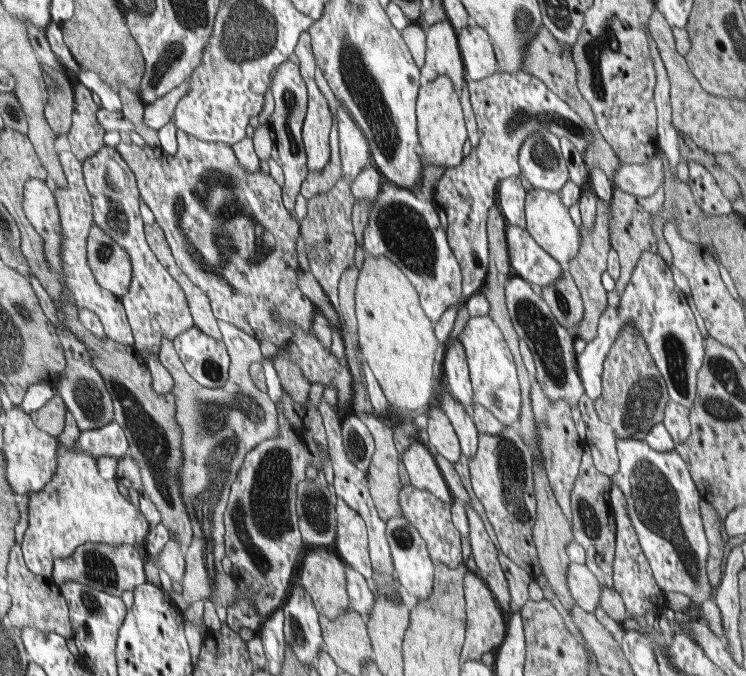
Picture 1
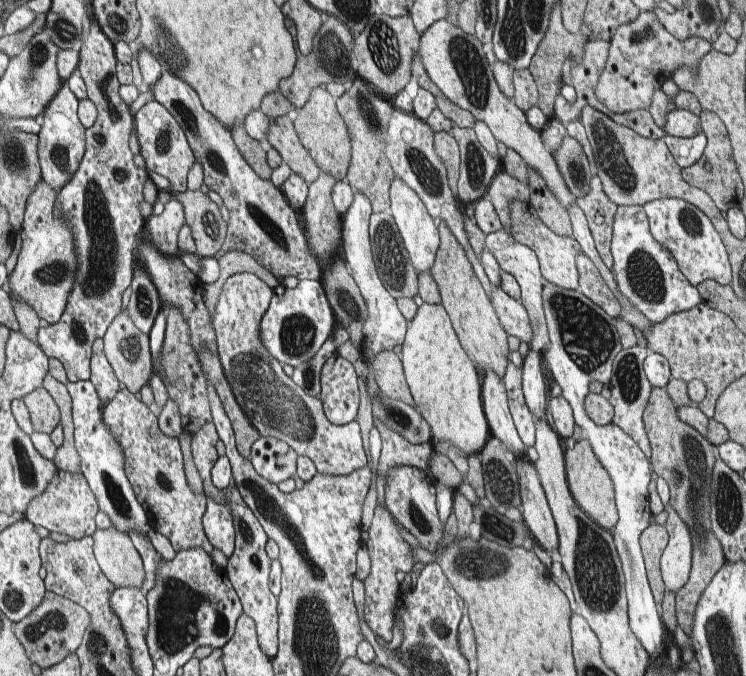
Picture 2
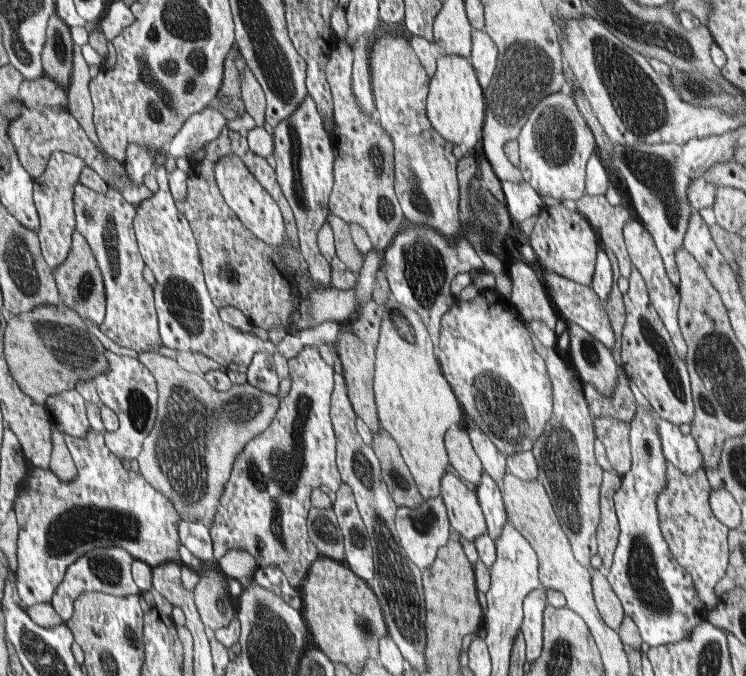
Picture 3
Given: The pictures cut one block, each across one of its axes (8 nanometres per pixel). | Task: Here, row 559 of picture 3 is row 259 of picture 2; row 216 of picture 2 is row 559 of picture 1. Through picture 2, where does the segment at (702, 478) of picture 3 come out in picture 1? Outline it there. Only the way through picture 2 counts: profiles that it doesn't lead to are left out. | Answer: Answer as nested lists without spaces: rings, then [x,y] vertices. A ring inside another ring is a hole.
[[[618,438],[616,452],[619,469],[611,476],[611,482],[624,493],[629,517],[659,586],[666,595],[685,594],[691,602],[699,602],[702,614],[699,614],[698,621],[701,616],[702,622],[725,644],[727,634],[723,616],[715,601],[716,593],[708,581],[706,569],[710,548],[700,517],[700,500],[703,496],[688,463],[675,451],[653,450],[644,439]]]

